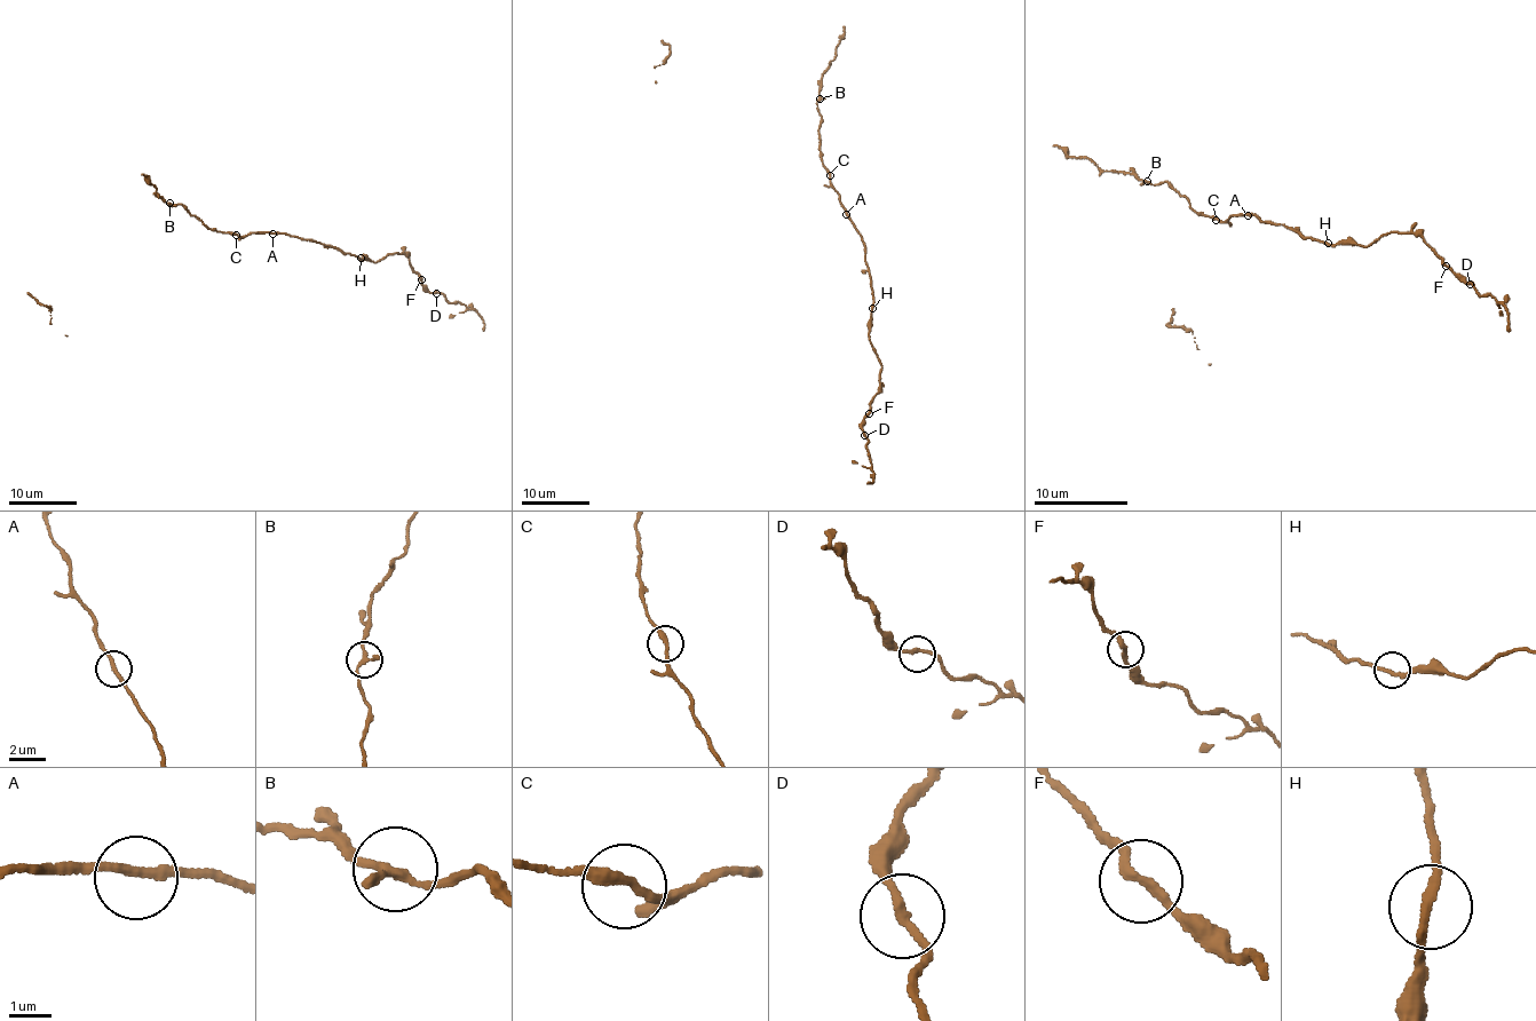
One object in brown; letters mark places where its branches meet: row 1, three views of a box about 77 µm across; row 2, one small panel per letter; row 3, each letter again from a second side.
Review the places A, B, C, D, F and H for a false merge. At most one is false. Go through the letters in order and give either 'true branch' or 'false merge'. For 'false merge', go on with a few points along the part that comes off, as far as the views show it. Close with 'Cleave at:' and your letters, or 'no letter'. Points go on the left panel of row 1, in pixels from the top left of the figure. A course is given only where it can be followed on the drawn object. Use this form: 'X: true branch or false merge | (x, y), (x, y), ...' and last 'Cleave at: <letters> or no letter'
A: true branch
B: true branch
C: true branch
D: true branch
F: true branch
H: true branch
Cleave at: no letter

